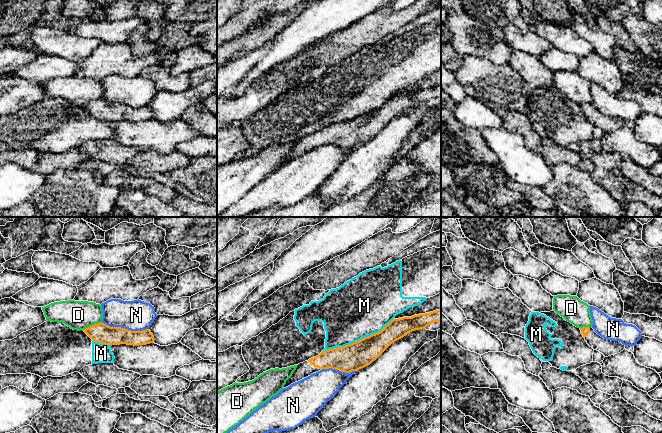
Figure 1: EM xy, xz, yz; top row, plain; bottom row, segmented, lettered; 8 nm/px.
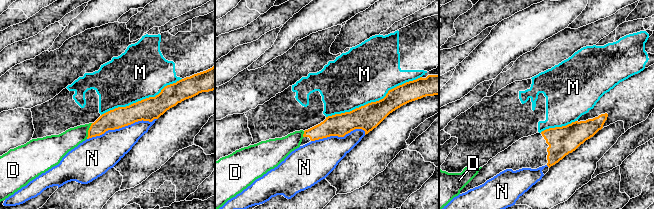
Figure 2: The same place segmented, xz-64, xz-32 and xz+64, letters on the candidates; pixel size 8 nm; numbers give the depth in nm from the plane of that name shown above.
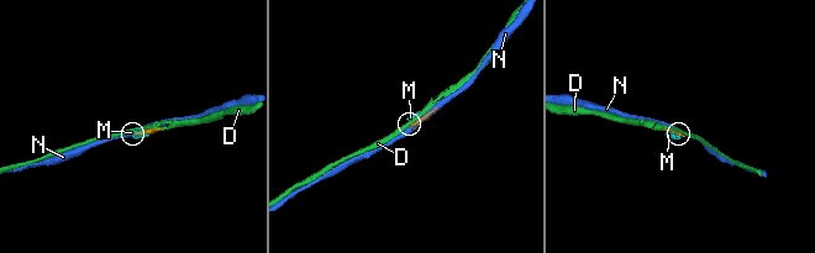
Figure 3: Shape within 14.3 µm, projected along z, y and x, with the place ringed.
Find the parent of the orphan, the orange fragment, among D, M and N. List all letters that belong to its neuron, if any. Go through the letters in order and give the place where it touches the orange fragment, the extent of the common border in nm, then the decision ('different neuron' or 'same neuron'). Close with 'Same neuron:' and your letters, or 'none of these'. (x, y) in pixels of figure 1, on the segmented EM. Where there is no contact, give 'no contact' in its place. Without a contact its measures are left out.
D: xy (92, 325) | 170 nm | different neuron
M: xz (357, 341) | 650 nm | different neuron
N: xy (124, 328) | 380 nm | different neuron
Same neuron: none of these

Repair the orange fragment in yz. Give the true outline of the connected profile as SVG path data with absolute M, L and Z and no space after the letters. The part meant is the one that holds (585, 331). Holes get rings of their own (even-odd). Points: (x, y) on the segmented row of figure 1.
M583 327L580 330L587 344L605 357L618 354L625 349L621 342L604 339L592 327Z

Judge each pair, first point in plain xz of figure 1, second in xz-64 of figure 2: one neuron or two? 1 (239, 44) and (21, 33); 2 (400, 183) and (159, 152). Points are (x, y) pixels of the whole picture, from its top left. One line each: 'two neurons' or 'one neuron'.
1: one neuron
2: two neurons

